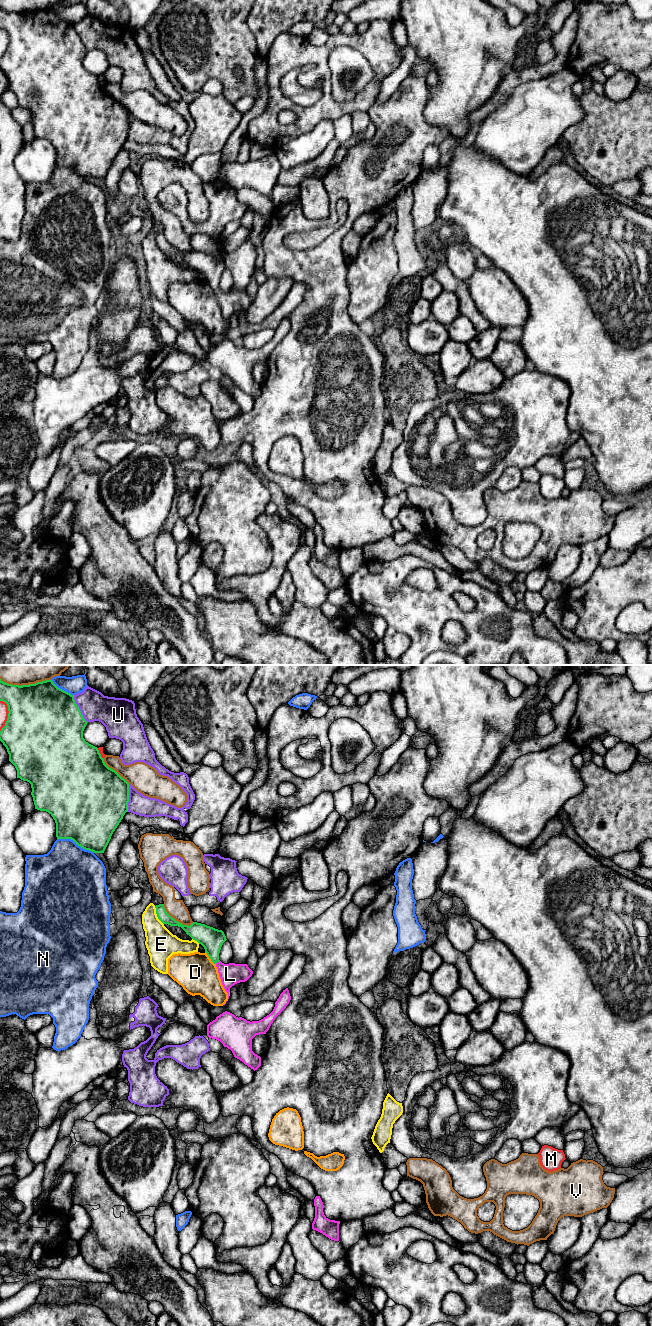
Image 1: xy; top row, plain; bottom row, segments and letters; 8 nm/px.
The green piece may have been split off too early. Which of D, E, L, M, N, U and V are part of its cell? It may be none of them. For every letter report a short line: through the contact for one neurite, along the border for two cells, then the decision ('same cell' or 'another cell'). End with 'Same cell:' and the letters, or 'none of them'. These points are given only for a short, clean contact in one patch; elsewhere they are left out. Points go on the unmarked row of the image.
D: another cell
E: another cell
L: line xy (212, 267), (213, 283), (217, 289), (230, 302); same cell
M: another cell
N: another cell
U: another cell
V: another cell
Same cell: L

